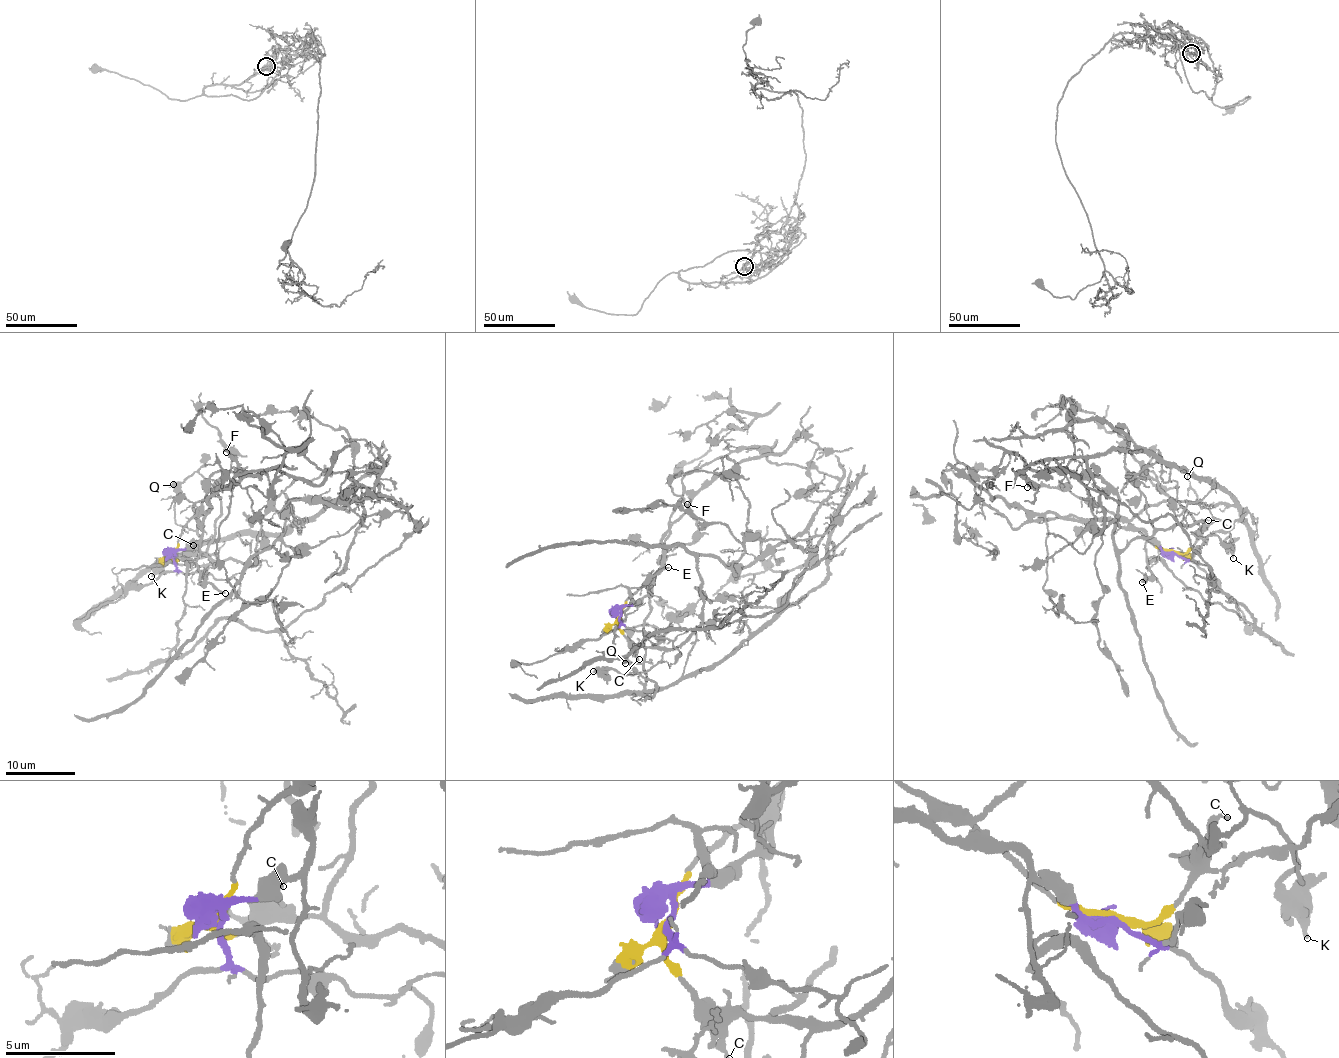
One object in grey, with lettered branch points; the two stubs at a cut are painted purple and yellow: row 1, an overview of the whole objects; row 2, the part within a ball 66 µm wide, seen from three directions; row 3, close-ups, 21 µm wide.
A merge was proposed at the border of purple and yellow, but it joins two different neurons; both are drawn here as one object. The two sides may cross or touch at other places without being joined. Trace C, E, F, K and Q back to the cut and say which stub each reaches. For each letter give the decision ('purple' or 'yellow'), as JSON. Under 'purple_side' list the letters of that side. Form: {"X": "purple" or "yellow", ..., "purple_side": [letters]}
{"C": "yellow", "E": "purple", "F": "yellow", "K": "yellow", "Q": "yellow", "purple_side": ["E"]}

